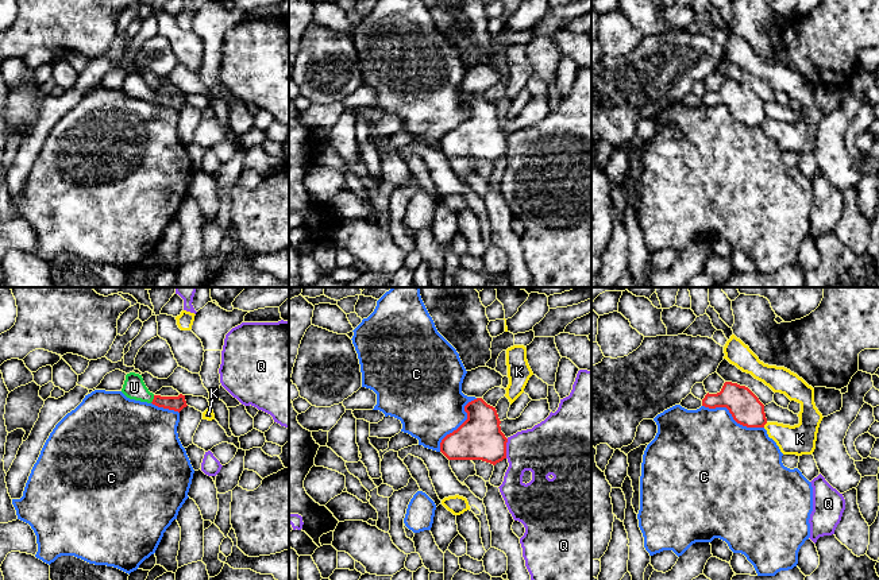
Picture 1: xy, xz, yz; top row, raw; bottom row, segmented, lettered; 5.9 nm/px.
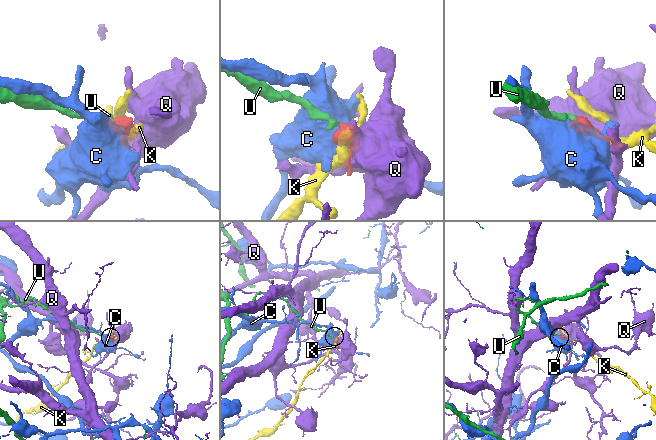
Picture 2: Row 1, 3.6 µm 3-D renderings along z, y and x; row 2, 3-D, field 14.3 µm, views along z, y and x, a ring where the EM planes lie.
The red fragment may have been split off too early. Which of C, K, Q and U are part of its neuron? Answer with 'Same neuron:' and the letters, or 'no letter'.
Same neuron: U

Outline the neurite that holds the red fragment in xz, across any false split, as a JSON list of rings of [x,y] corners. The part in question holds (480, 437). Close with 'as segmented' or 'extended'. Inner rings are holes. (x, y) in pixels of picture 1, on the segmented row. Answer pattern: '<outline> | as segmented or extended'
[[[477,398],[464,406],[467,419],[440,442],[440,452],[448,460],[482,460],[496,465],[506,459],[508,438],[501,432],[501,421],[496,407],[487,405],[482,398]]] | as segmented

